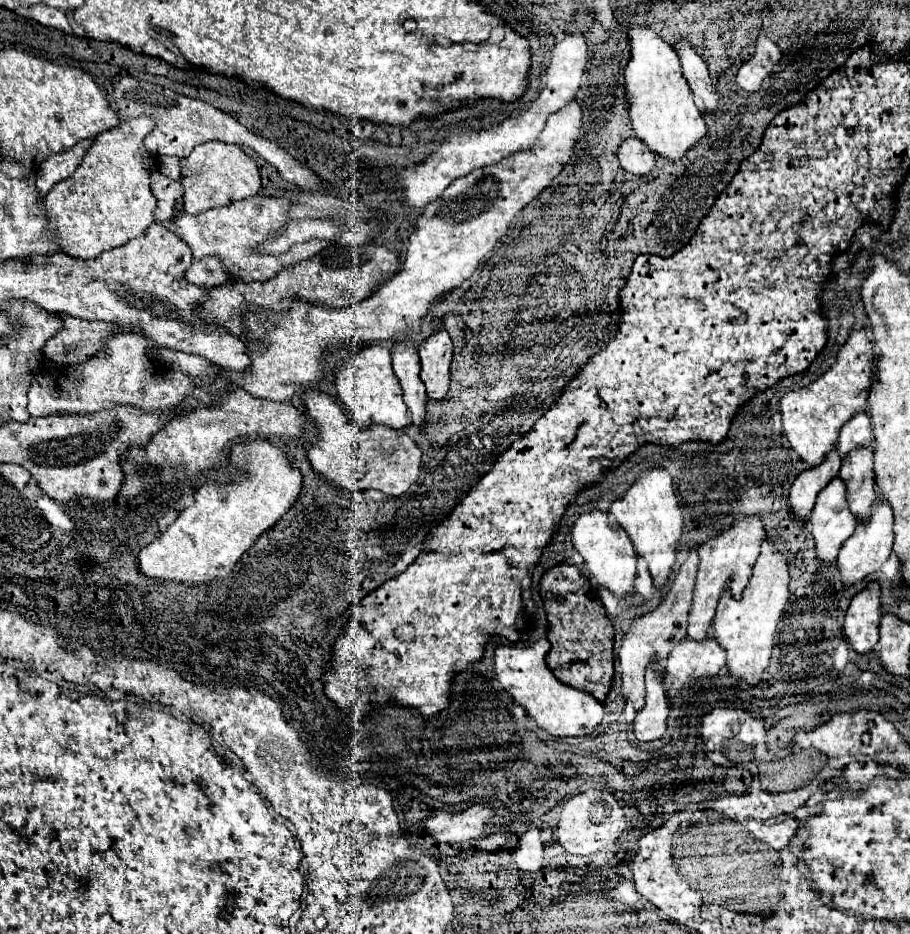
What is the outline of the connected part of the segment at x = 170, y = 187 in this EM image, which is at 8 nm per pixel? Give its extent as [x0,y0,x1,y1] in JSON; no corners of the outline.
[150,167,184,223]

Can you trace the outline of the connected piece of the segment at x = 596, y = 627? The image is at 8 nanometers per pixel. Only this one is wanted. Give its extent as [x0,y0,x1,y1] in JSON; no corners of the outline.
[540,563,614,701]

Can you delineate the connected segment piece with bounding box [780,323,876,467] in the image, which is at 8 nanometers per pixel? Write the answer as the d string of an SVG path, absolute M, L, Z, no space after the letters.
M856 323L850 331L850 337L840 347L836 361L832 367L810 383L806 389L798 389L794 393L786 393L780 399L782 411L782 429L790 443L790 447L810 465L818 465L826 451L830 451L836 441L840 427L858 411L864 411L868 405L868 391L872 385L874 373L874 351L872 341L866 339L866 331Z

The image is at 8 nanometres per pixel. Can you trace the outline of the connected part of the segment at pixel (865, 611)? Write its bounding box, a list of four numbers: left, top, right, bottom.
[844,581,880,653]

